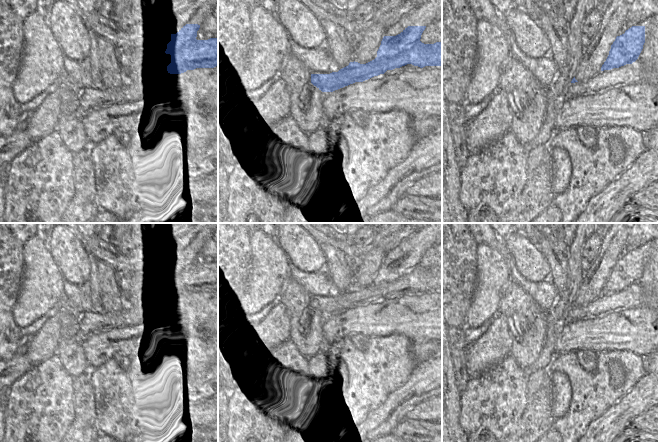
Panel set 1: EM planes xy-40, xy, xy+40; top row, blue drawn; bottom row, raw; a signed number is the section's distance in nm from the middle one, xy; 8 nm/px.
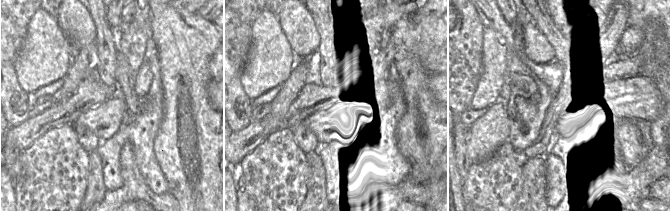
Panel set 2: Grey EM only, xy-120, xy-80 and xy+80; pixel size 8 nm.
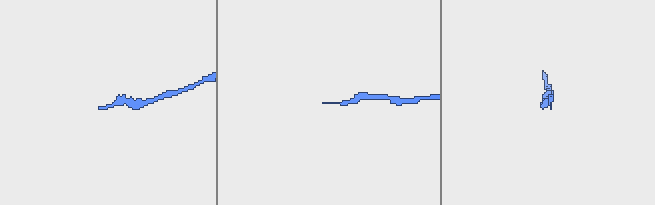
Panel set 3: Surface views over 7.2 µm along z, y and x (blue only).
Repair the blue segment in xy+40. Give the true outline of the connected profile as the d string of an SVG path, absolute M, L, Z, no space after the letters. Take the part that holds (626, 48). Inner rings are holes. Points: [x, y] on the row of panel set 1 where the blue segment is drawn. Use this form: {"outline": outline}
{"outline": "M632 26L624 34L617 36L601 71L619 68L635 62L645 43L645 26Z"}

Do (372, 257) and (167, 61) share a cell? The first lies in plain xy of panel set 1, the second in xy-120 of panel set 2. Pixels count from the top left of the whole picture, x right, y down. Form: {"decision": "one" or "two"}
{"decision": "two"}

